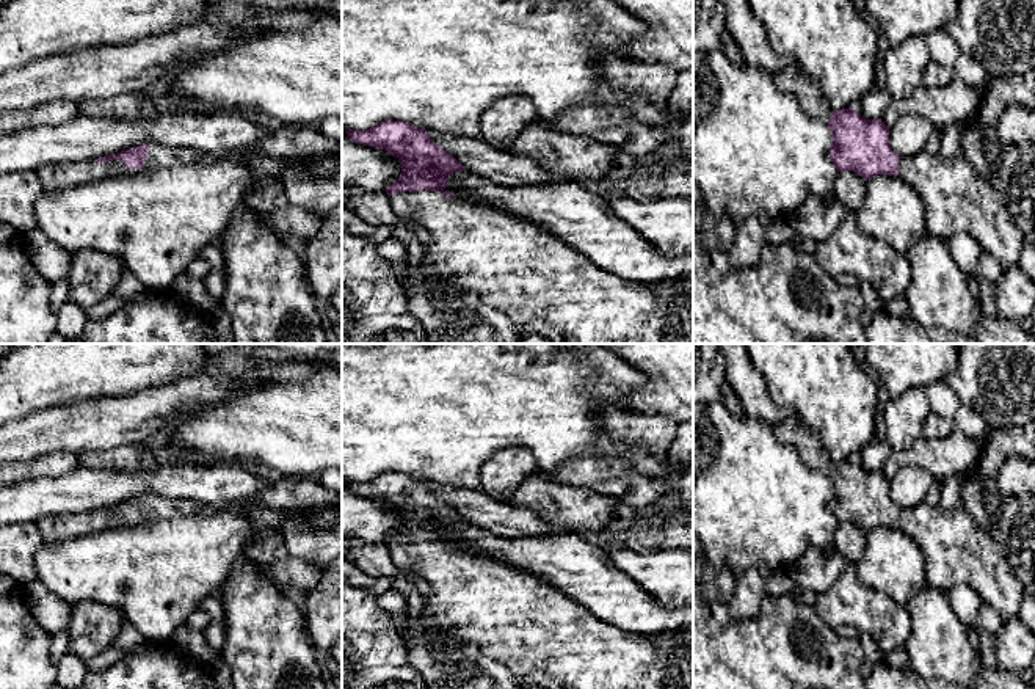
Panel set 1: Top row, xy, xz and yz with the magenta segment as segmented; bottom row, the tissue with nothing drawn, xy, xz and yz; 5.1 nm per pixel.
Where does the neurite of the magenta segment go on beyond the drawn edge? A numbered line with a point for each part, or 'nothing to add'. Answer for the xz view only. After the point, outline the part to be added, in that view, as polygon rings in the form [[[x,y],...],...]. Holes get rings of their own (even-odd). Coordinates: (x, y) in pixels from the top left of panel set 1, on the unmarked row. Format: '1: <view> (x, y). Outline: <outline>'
1: xz (546, 639). Outline: [[[433,541],[390,546],[398,570],[414,571],[431,585],[422,617],[427,626],[456,632],[505,665],[519,689],[693,689],[693,626],[646,636],[626,632],[597,618],[561,590],[481,552],[452,549]]]

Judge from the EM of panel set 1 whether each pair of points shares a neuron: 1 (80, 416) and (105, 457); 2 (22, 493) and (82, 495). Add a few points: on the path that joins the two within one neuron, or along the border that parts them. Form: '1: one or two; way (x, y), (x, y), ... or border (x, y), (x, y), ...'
1: two; border (138, 443), (101, 451), (82, 451), (77, 455)
2: one; way (36, 495), (68, 495)

